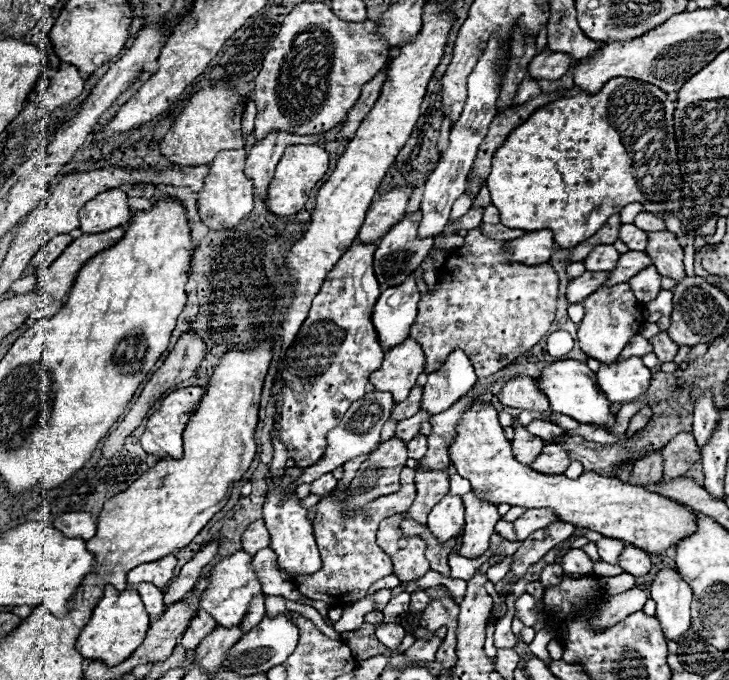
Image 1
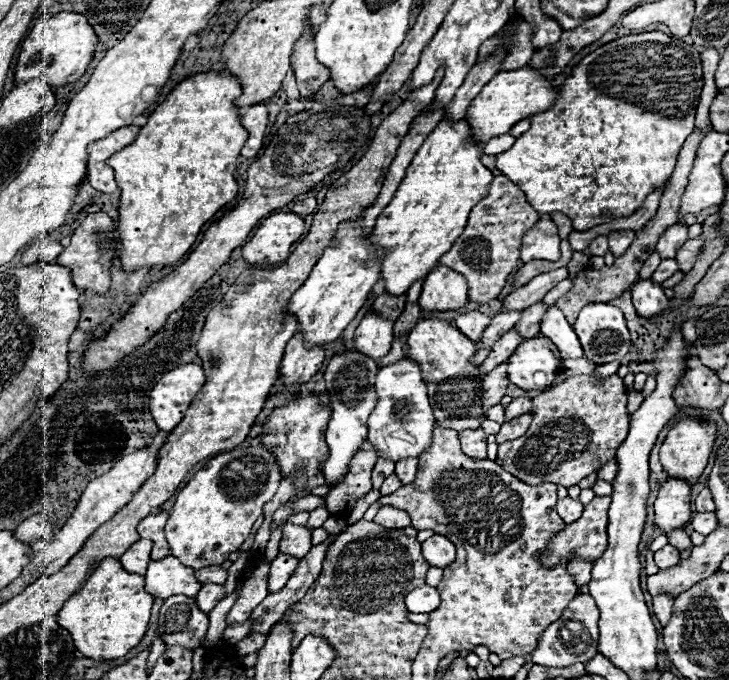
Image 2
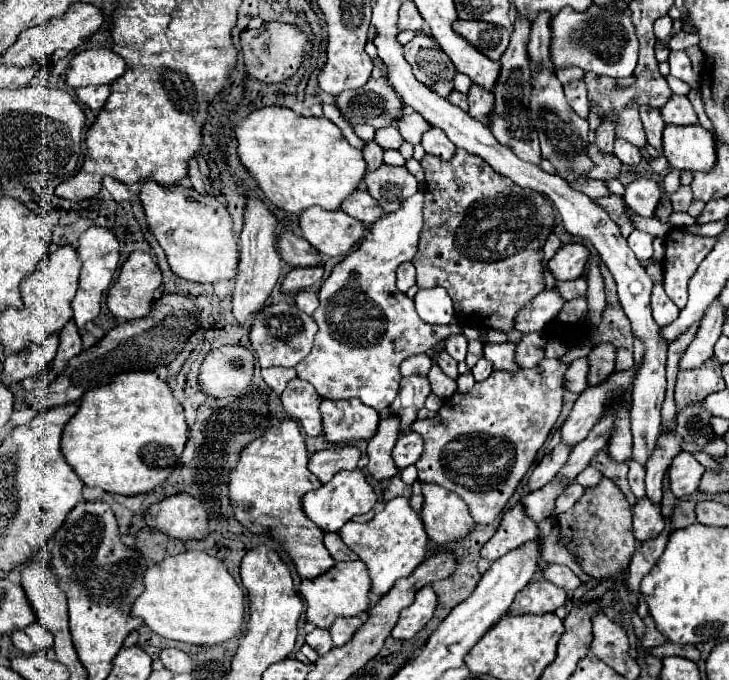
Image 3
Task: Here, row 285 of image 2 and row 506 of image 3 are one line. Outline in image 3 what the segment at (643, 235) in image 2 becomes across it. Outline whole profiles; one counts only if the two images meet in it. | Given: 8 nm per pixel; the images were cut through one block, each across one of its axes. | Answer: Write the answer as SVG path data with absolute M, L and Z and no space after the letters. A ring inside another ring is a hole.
M602 478L602 482L596 488L588 488L568 512L558 514L558 524L562 544L568 550L578 552L586 574L602 580L628 572L630 558L636 550L636 540L632 534L632 504L628 504L626 496L610 478Z

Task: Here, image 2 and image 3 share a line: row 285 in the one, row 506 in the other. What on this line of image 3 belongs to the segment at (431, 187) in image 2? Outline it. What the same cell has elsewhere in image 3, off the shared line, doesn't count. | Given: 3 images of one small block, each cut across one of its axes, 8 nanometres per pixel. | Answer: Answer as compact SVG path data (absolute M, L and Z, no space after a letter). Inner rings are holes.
M404 496L386 502L384 510L378 512L370 522L344 524L344 528L340 528L338 534L348 544L348 548L352 548L366 564L372 580L372 592L380 596L384 596L394 586L396 580L410 576L426 560L426 552L428 552L426 550L428 534L424 530L420 512L416 512L410 506L410 500Z

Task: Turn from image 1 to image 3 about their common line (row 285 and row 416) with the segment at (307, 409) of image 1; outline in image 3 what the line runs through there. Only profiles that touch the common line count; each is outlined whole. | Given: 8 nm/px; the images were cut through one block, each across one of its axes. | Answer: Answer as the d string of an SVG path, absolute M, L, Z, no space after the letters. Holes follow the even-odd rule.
M358 398L340 402L322 400L320 412L328 442L348 442L360 438L368 440L378 428L378 412L362 404Z

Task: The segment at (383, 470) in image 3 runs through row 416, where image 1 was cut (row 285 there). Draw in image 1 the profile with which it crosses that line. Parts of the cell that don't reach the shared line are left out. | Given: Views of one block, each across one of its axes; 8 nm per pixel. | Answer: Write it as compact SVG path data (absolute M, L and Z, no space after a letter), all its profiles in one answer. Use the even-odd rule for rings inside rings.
M420 210L414 212L410 218L400 220L380 240L380 246L374 252L374 274L376 274L378 282L384 288L392 288L396 284L402 284L420 266L420 262L428 256L428 252L432 250L432 244L434 244L432 238L424 238L424 240L416 238L416 234L418 234L418 222L420 222Z

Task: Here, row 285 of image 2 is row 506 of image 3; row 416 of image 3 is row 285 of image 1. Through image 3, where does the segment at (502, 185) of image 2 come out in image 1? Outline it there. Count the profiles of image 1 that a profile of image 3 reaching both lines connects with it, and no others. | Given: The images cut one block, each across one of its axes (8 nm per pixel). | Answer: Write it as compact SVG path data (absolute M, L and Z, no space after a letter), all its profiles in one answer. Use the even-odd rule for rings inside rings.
M480 228L468 230L464 244L452 250L446 262L438 268L438 278L434 288L426 288L426 292L420 296L418 318L412 324L410 338L414 338L426 354L426 366L424 366L426 374L436 372L452 350L462 348L474 366L476 376L488 378L496 374L500 368L508 366L512 360L526 354L532 346L536 346L546 336L550 324L554 322L558 276L550 264L524 266L518 262L510 262L508 258L510 252L508 250L504 252L506 244L508 242L504 240L492 240L484 236Z

